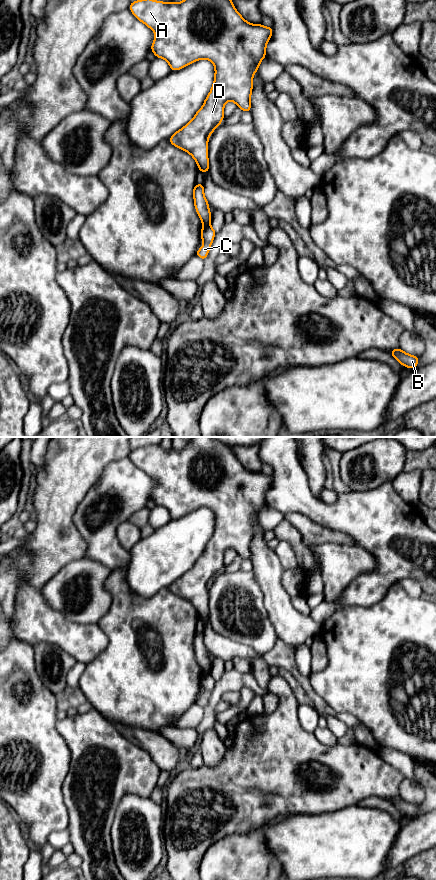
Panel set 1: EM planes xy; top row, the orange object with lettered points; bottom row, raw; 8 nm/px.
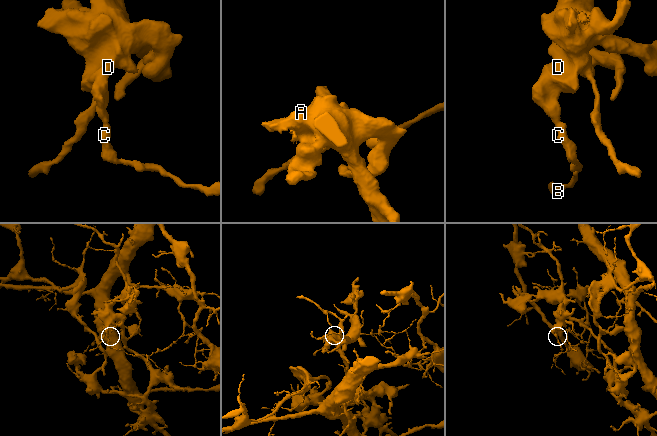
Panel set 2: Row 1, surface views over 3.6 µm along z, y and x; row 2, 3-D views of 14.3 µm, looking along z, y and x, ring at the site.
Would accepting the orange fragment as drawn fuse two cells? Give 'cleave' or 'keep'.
cleave

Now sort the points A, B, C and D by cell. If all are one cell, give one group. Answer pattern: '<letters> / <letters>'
A D / B C

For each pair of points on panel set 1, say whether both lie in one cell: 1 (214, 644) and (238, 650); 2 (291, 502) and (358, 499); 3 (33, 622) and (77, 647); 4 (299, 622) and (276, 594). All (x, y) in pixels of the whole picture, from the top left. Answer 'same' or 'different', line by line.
1: same
2: same
3: same
4: same

